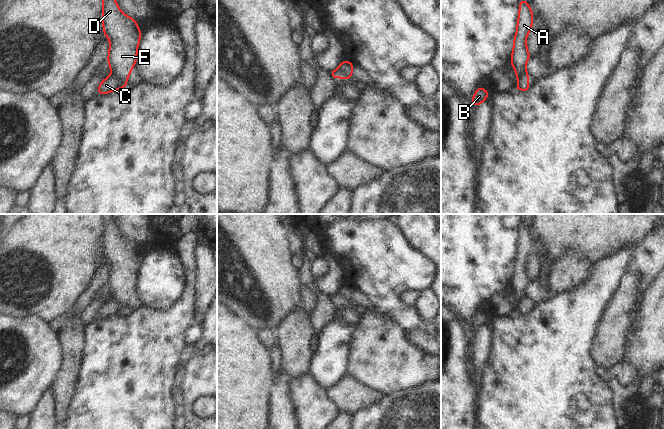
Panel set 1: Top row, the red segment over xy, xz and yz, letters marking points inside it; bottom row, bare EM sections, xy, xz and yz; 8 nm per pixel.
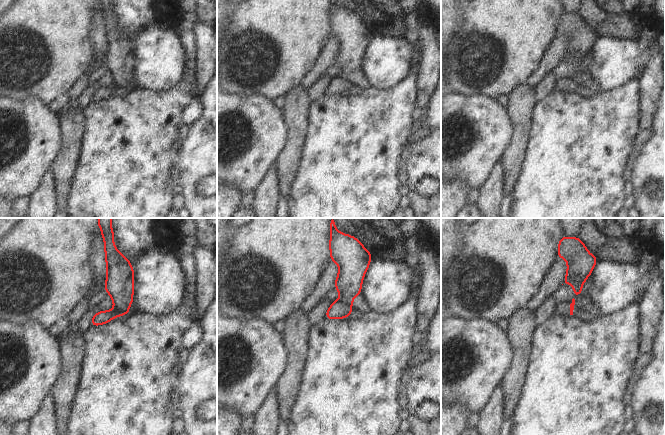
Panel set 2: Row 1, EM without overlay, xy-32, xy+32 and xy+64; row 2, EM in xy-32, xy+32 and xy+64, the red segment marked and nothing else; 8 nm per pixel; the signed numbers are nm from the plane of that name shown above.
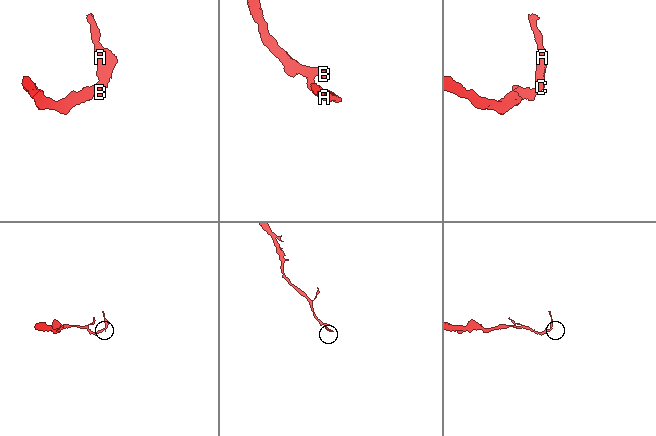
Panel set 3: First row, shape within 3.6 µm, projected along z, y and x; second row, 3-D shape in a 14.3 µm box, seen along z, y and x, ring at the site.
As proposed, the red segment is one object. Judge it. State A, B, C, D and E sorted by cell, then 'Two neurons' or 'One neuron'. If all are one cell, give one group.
Groups: A D E / B C. Two neurons

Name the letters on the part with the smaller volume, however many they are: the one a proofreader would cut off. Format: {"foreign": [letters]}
{"foreign": ["A", "D", "E"]}

